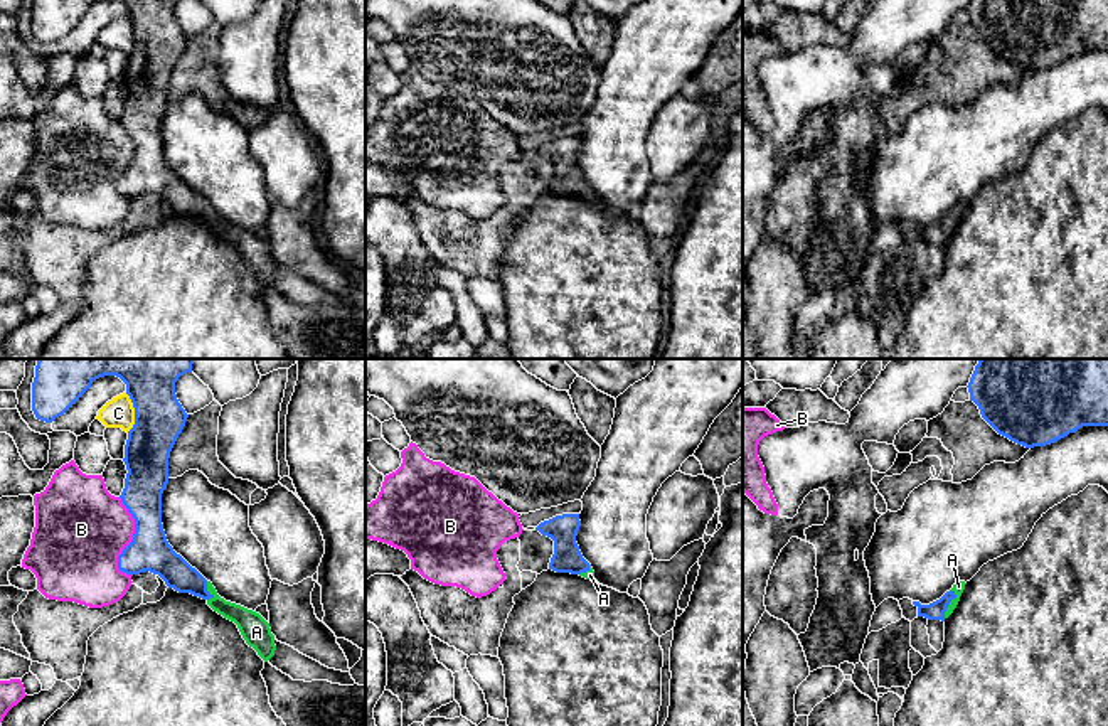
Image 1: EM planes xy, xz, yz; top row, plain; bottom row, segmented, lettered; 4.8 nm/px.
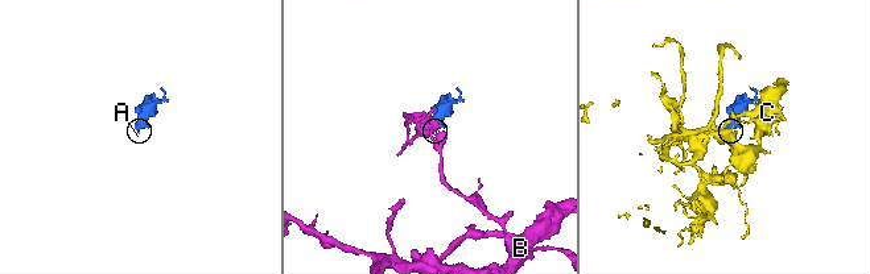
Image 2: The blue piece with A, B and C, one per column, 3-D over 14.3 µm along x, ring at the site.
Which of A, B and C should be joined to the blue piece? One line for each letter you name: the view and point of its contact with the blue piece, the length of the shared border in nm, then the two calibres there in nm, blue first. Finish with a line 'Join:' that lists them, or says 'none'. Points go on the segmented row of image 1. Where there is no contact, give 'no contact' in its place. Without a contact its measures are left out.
A: yz (948, 603) | 140 nm | 90/50 nm
Join: A

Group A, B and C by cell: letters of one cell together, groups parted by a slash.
A / B / C

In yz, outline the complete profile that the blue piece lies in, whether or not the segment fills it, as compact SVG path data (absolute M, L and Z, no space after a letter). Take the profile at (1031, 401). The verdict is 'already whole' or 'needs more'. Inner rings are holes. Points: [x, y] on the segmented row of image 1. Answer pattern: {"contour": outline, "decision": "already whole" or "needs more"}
{"contour": "M980 359L967 387L982 418L1025 448L1051 445L1083 426L1108 426L1108 359Z", "decision": "already whole"}

